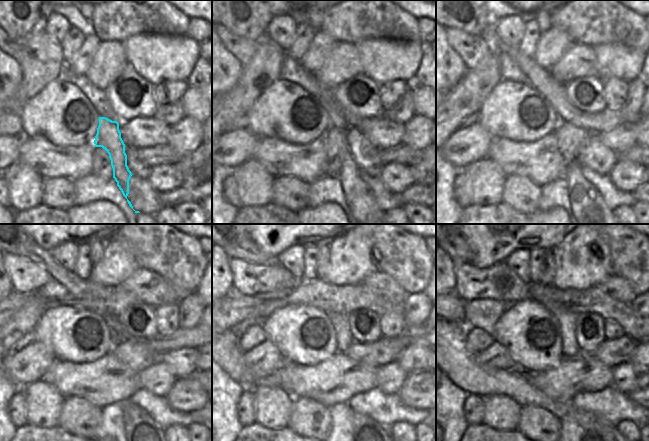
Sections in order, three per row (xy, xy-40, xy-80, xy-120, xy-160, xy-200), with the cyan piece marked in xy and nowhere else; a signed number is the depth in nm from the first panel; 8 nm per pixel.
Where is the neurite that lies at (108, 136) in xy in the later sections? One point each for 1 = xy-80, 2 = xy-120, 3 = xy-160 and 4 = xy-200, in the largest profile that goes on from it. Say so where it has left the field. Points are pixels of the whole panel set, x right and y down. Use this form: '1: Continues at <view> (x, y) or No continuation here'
1: Continues at xy-80 (586, 203)
2: Continues at xy-120 (139, 426)
3: Continues at xy-160 (364, 427)
4: Continues at xy-200 (590, 427)

